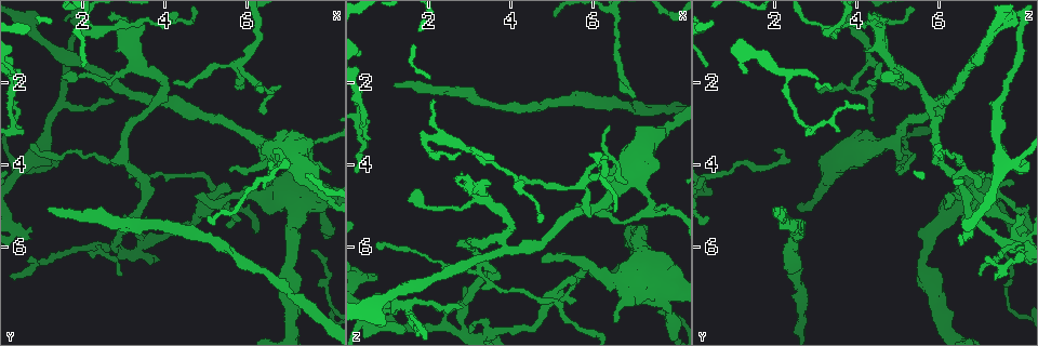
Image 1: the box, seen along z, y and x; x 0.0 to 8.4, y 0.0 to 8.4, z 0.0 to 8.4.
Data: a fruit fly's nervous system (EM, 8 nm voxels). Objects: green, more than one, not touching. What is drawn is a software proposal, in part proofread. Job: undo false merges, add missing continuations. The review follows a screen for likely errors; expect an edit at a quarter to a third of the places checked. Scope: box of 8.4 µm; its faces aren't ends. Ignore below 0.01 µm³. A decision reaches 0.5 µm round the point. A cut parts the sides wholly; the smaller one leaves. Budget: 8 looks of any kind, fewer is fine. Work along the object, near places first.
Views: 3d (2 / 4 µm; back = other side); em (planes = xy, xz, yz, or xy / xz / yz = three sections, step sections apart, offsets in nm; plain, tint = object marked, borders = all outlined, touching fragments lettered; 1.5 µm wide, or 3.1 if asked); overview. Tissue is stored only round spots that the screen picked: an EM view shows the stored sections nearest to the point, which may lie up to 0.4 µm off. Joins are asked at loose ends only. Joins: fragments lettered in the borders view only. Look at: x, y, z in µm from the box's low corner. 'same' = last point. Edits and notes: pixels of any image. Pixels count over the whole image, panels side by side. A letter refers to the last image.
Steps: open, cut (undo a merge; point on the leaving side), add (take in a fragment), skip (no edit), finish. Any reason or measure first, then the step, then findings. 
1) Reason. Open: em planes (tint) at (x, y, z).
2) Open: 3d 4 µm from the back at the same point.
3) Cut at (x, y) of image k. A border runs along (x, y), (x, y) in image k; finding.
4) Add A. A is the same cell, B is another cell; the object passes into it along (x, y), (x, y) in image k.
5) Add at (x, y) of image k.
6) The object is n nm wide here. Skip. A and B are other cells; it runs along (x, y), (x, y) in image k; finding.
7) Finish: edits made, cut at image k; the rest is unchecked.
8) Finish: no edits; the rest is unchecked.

Free end. Open: em planes (borders) at (1.20, 5.10, 2.00).

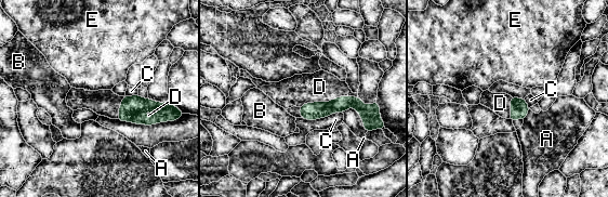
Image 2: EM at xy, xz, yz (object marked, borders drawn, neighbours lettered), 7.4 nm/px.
The object is 130 nm wide here. Add D. D is the same cell, A, B, C and E are other cells; the object passes into it along (319, 109), (328, 102), (319, 87) in image 2; it goes on there.

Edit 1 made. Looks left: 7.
A narrow waist. Open: 3d 2 µm from the back at (2.40, 1.95, 5.05).

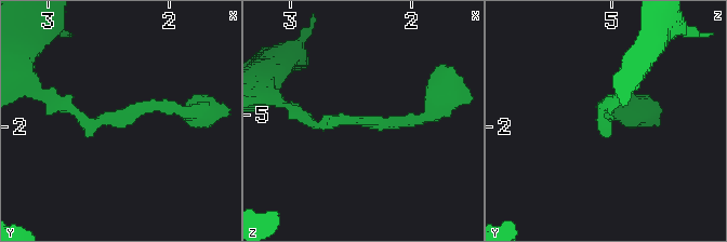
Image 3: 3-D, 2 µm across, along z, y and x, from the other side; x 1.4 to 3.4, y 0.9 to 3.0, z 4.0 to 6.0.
Open: em planes (tint) at (2.42, 1.96, 5.02).

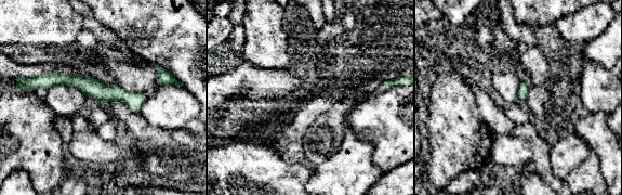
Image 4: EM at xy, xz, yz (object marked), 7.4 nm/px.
Open: em planes (borders) at the same point.

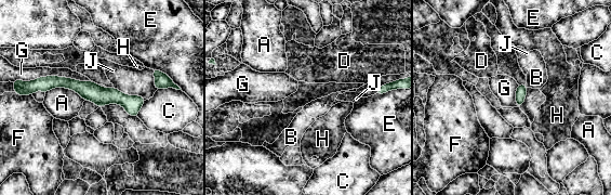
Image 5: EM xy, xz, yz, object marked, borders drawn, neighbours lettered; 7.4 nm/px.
Skip. A, B, C, D, E, F, G, H and J are other cells; it runs along (38, 83), (142, 100) in image 5; all the same neuron.

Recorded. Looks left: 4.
Tapers out. Open: em 3.1 µm planes (borders) at (2.70, 2.40, 7.45).

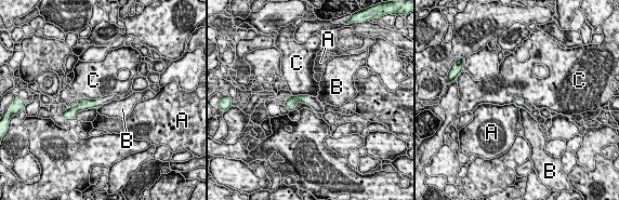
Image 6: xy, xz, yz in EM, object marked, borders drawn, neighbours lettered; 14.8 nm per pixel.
The longest contact is with C, 280 nm. Skip. A, B and C are other cells; a border runs along (292, 94), (310, 96) in image 6; no lettered fragment goes on from it.

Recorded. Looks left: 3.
Sharp bend. Open: 3d 4 µm at (3.95, 2.45, 6.05).

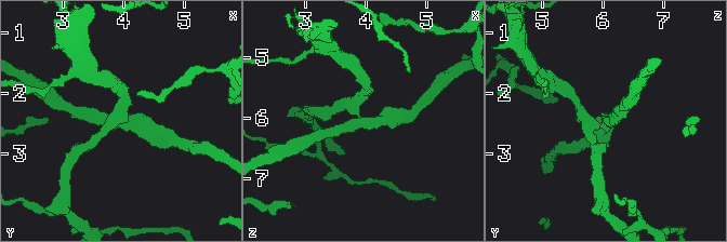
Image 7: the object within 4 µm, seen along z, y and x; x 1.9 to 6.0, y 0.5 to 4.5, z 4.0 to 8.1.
4 arms meet here; need the tissue. Open: em planes (borders) at (3.95, 2.45, 6.10).

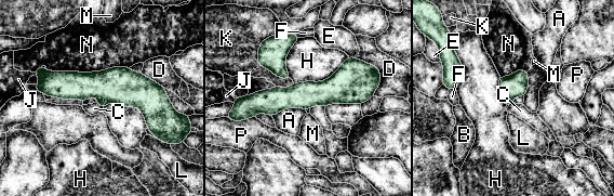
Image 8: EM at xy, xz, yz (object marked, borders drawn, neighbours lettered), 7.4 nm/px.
The object is 170 nm wide here. Cut at (508, 101) of image 8. A, B, C, D, E, F, H, J, K, L, M, N and P are other cells; a border runs along (503, 94), (511, 99) in image 8; two neurons meet here.

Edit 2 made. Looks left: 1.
Finish: edits made, add at image 2, cut at image 8; the rest is unchecked.

